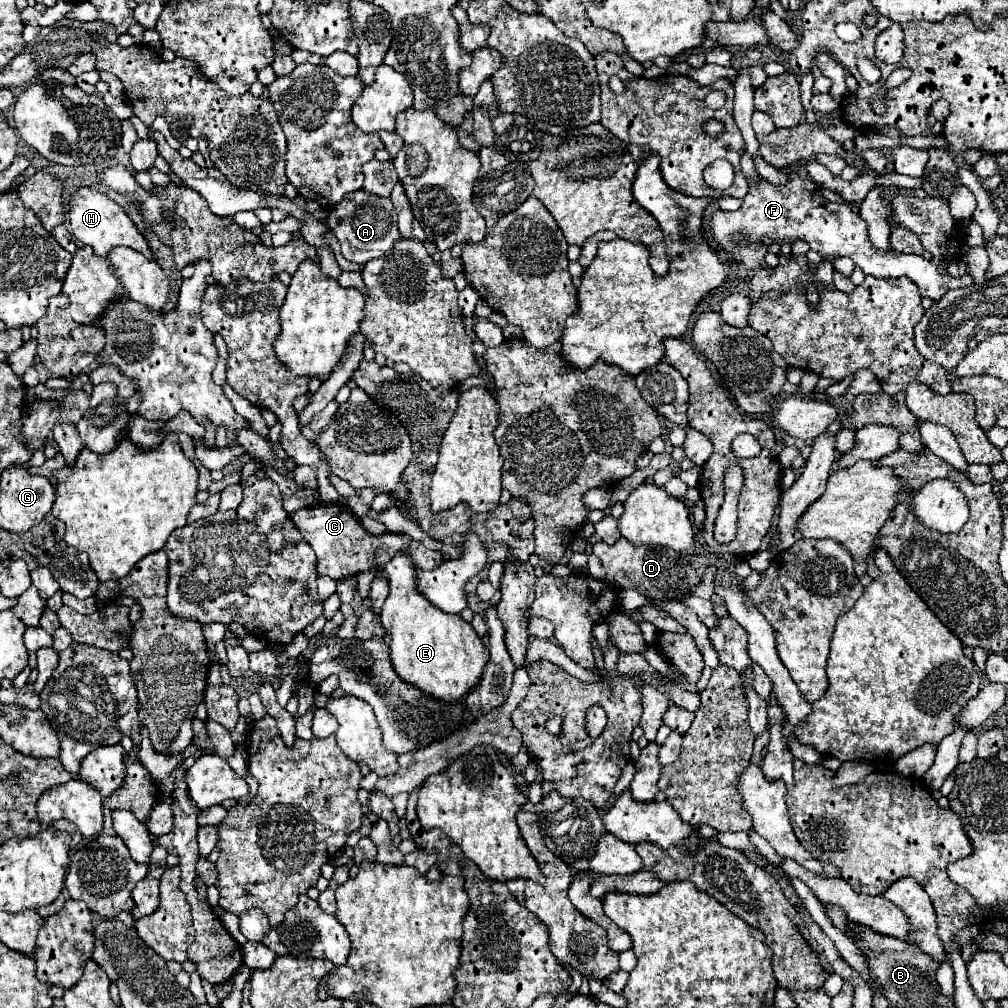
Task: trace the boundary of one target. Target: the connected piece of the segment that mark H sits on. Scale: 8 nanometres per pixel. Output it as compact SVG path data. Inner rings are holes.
M79 187L75 193L71 193L69 203L67 203L67 217L69 217L71 235L77 241L81 241L83 245L91 245L95 255L99 255L99 257L105 257L111 247L125 245L125 247L131 247L131 249L143 253L145 257L153 259L153 253L151 253L147 241L137 231L133 221L125 215L123 207L93 187Z

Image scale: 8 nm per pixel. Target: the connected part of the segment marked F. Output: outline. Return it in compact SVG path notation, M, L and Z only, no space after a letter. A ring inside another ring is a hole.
M797 173L787 175L787 183L773 185L765 179L759 183L749 183L749 193L743 199L741 209L737 211L717 211L711 215L709 229L717 243L717 249L723 253L721 257L727 263L745 267L747 271L755 271L757 267L765 265L765 255L769 253L769 247L779 249L783 245L793 245L795 241L805 241L813 251L817 251L823 259L829 259L831 263L837 257L853 257L855 265L865 275L875 275L881 279L887 277L907 277L911 279L923 297L929 297L933 301L939 301L949 289L967 287L971 285L969 273L961 279L943 275L935 263L927 261L919 255L905 255L897 251L877 251L867 239L867 225L859 217L859 213L853 213L849 205L845 203L829 203L825 201L821 187L811 181L803 179ZM763 235L769 235L771 243L763 243Z

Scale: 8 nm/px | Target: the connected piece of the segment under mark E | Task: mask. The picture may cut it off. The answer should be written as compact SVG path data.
M399 551L389 563L381 567L389 581L389 595L379 613L383 627L389 633L391 663L401 679L417 685L427 695L443 701L463 699L477 683L483 667L489 659L489 651L483 641L459 615L439 611L433 603L427 603L415 587L415 571L419 571L409 559L407 551Z

